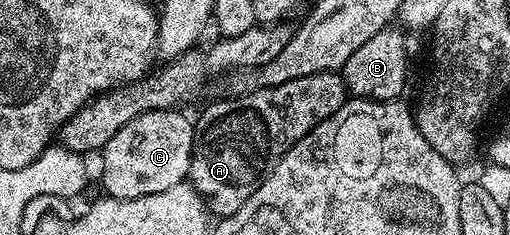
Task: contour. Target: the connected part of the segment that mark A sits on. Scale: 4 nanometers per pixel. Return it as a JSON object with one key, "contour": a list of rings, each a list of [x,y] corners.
{"contour":[[[337,71],[307,75],[299,79],[291,79],[287,83],[257,87],[252,91],[254,93],[245,93],[242,97],[233,97],[230,101],[217,101],[214,105],[207,106],[206,109],[202,111],[201,118],[196,118],[193,127],[193,150],[191,151],[191,167],[189,168],[188,180],[191,182],[193,190],[198,193],[198,195],[201,196],[201,200],[205,202],[205,208],[217,219],[235,215],[235,211],[239,211],[239,207],[243,207],[243,203],[246,199],[257,190],[257,186],[260,185],[261,180],[273,170],[277,160],[295,143],[299,143],[299,139],[303,139],[303,135],[307,135],[307,131],[311,131],[319,123],[323,123],[323,119],[335,115],[335,111],[339,111],[339,107],[343,107],[347,100],[345,82],[342,81],[340,72]]]}

